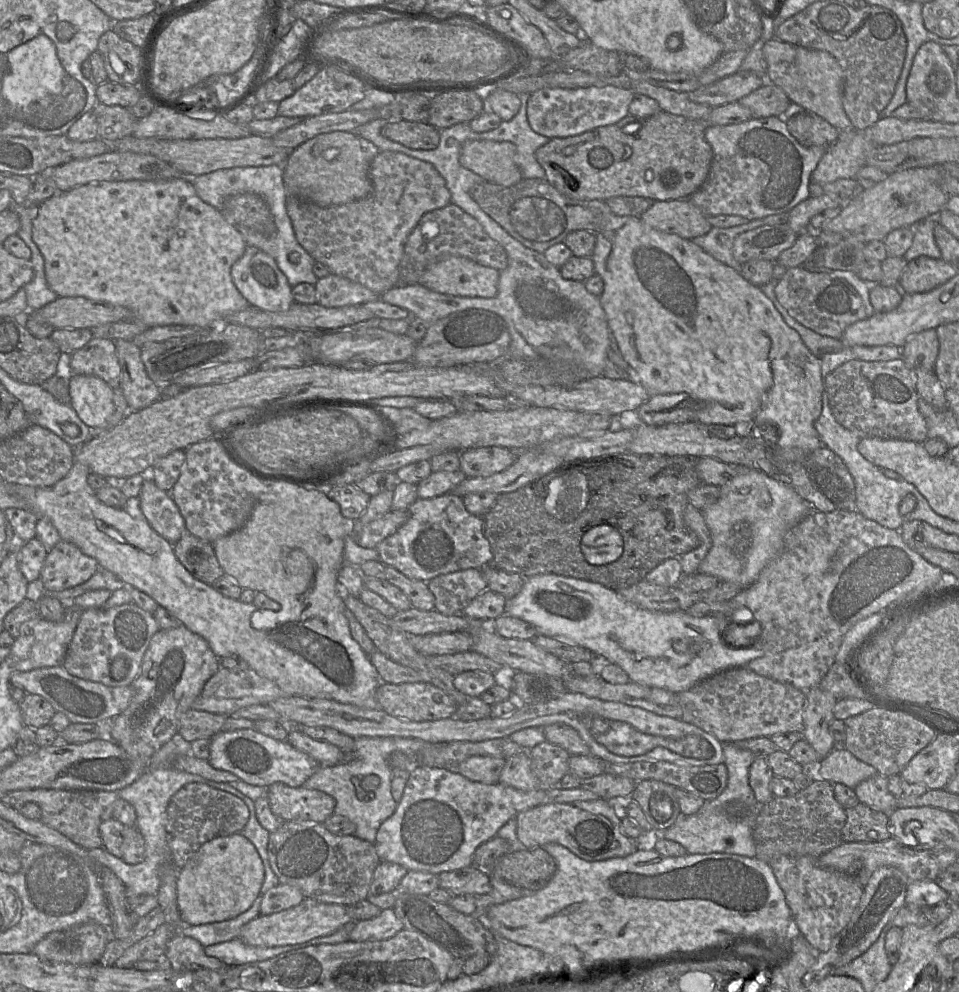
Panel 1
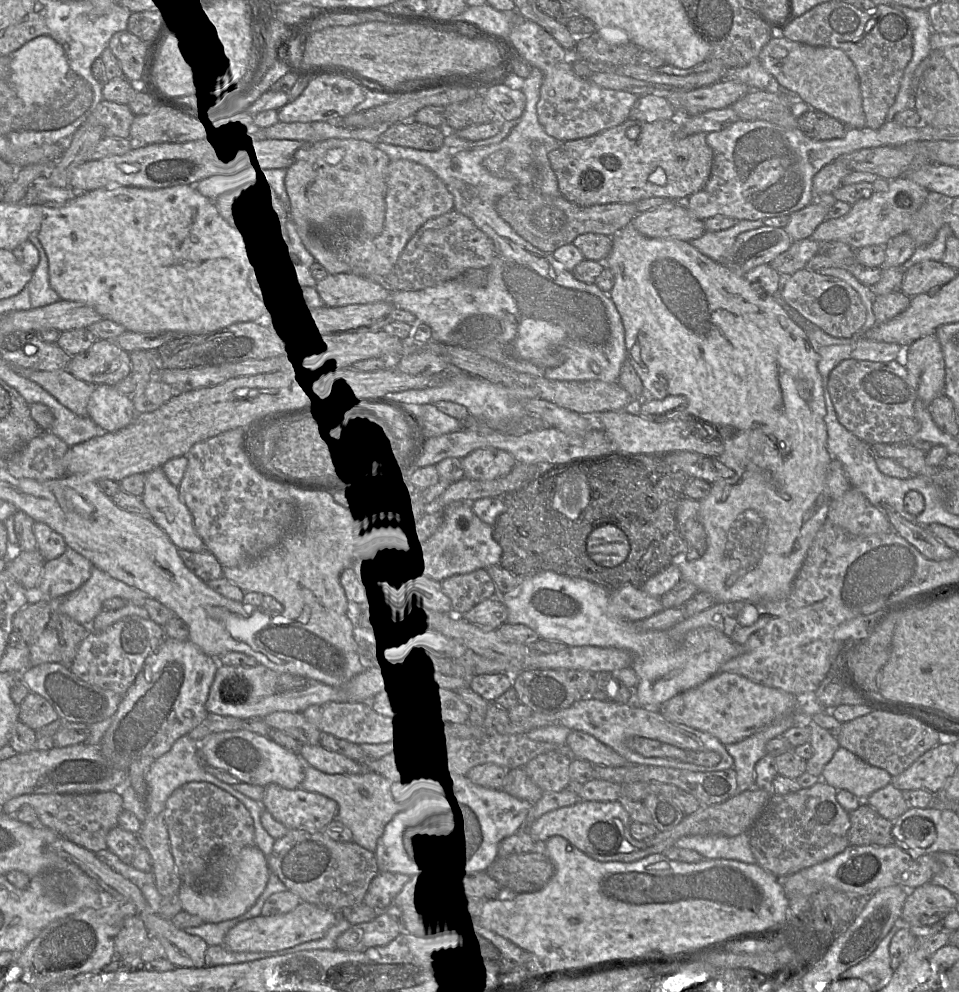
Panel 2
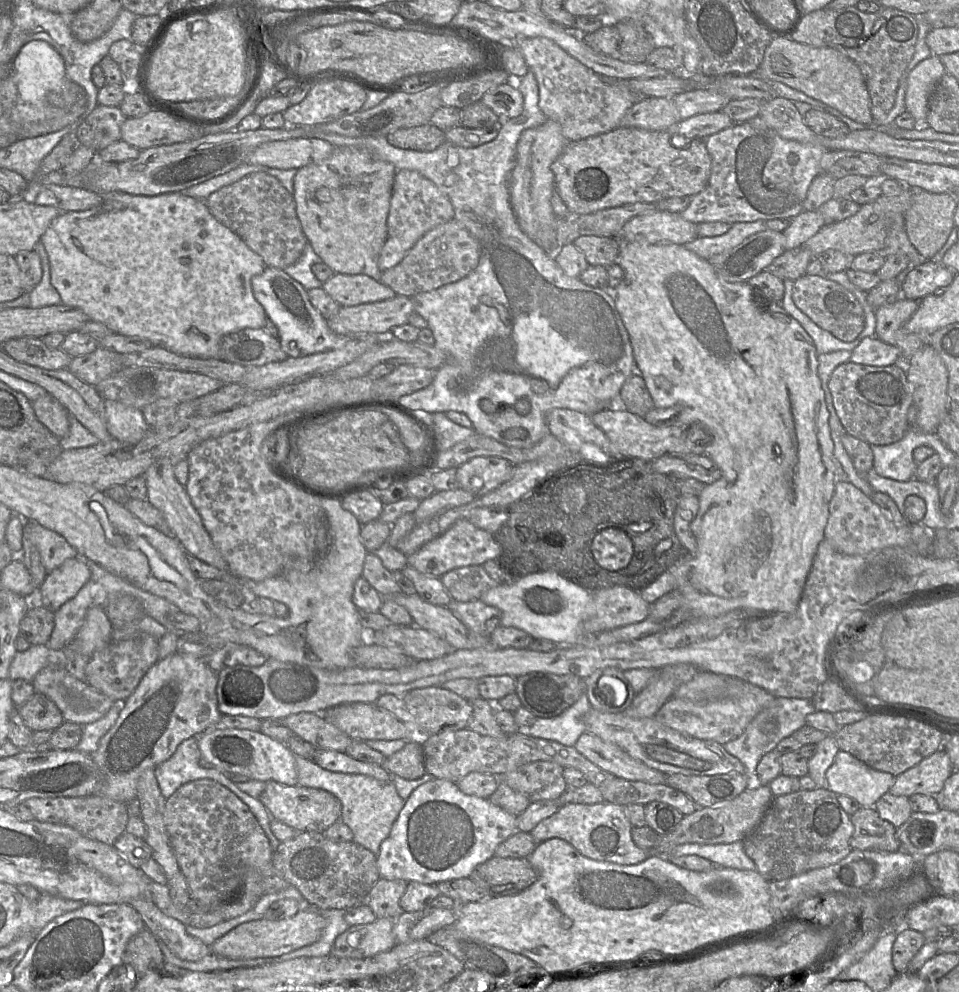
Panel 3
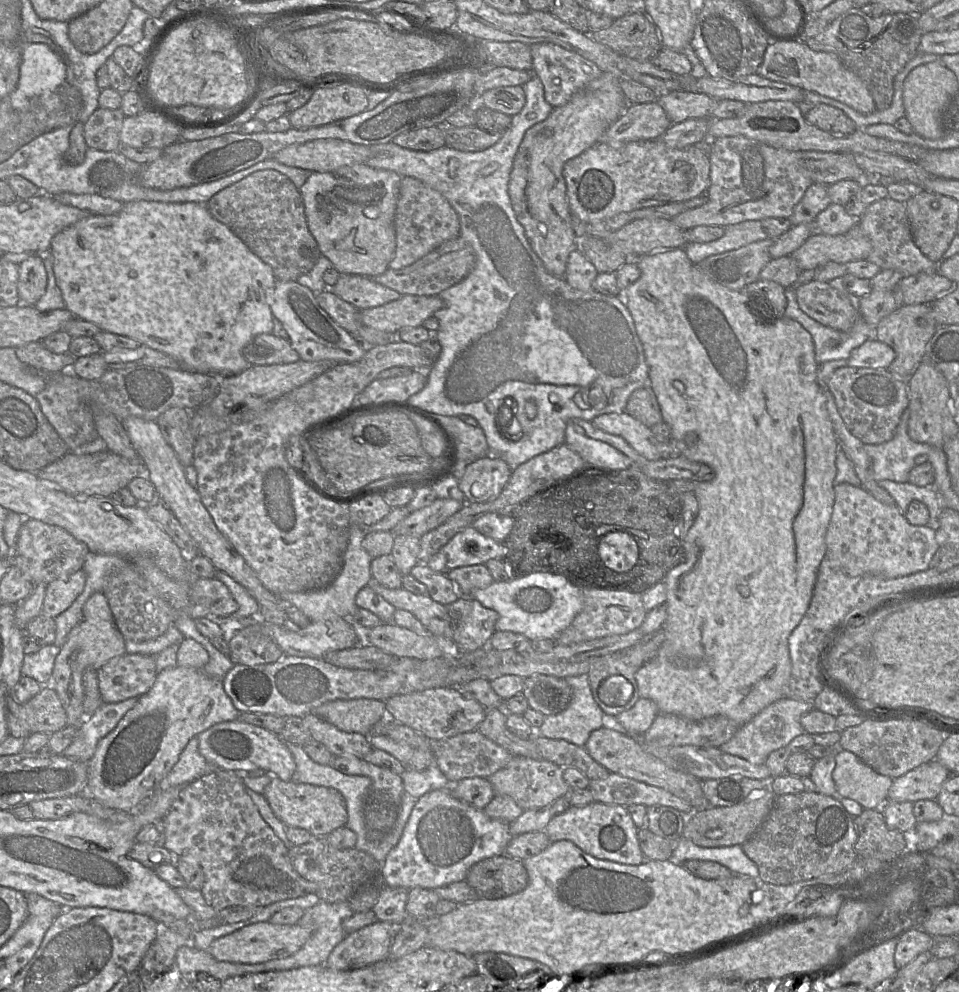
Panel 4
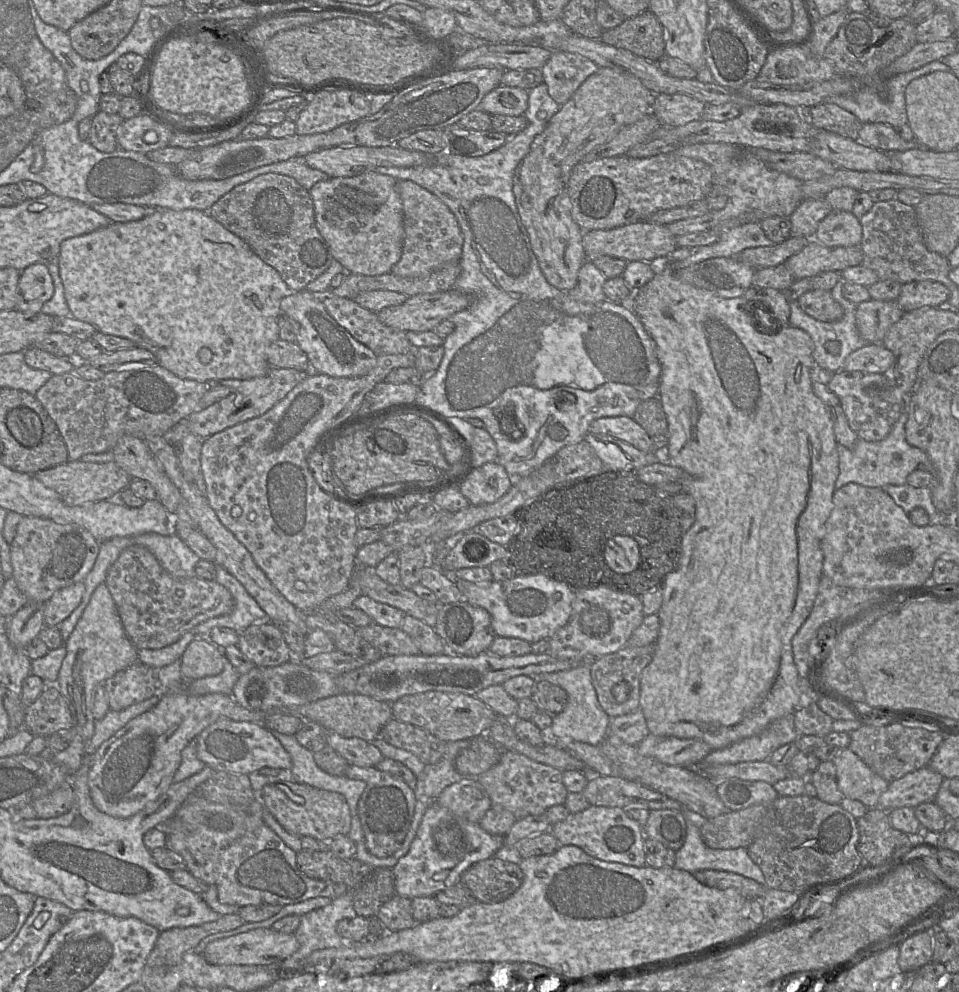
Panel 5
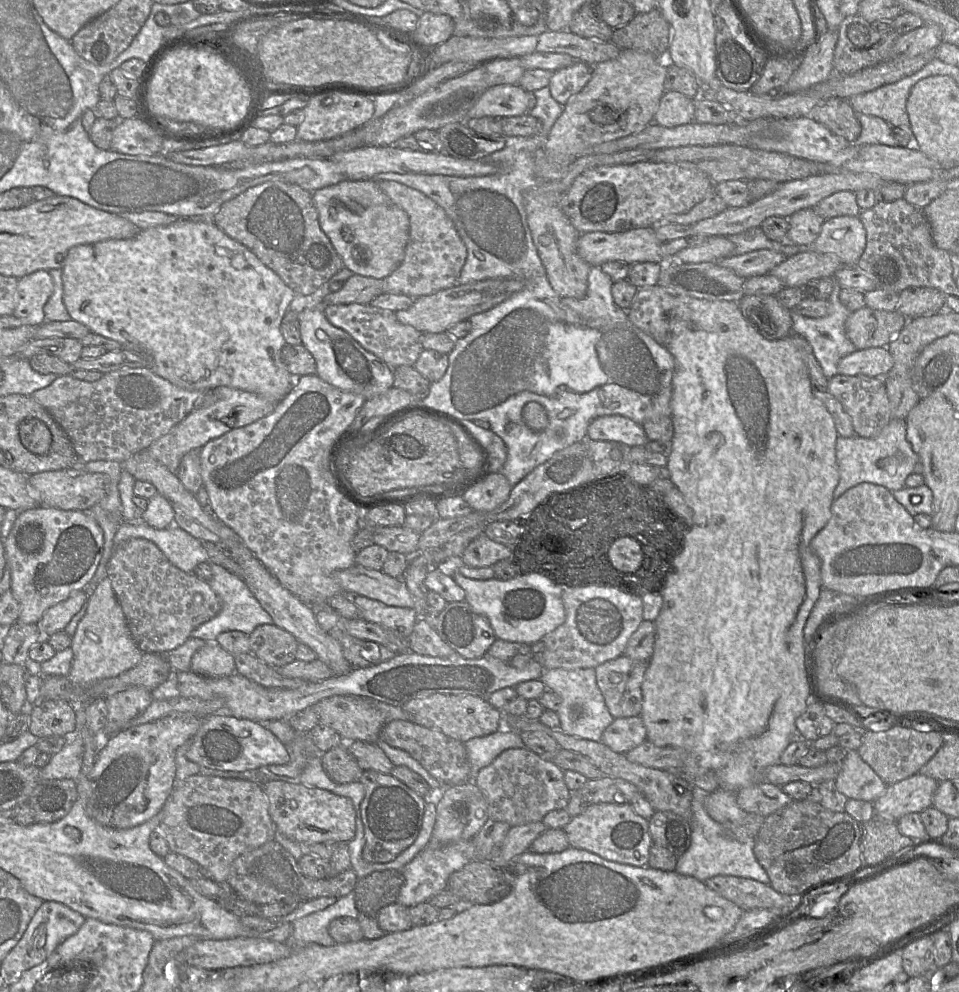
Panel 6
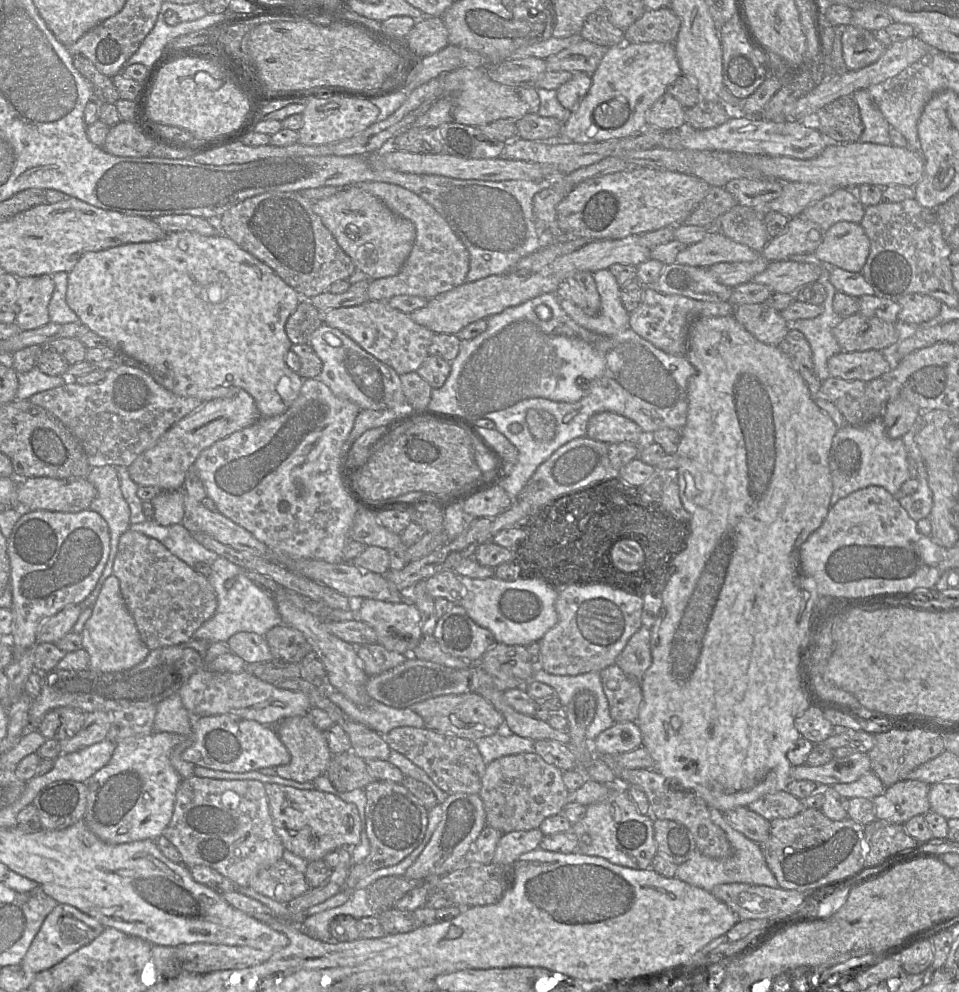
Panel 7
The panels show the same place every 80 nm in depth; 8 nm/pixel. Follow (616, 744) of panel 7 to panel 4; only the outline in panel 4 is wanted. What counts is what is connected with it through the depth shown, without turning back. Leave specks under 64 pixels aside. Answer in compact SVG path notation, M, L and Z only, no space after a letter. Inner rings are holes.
M640 697L633 707L618 714L615 720L622 726L625 734L638 737L649 730L657 714L657 705Z

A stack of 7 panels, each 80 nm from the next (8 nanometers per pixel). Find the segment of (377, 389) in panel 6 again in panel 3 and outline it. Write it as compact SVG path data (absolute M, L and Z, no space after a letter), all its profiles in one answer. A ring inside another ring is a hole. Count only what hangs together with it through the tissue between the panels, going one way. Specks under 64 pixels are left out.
M266 267L264 271L251 280L255 299L264 308L269 320L279 331L278 340L282 350L289 357L304 357L341 348L345 338L335 334L328 326L327 320L311 304L307 290L282 269Z

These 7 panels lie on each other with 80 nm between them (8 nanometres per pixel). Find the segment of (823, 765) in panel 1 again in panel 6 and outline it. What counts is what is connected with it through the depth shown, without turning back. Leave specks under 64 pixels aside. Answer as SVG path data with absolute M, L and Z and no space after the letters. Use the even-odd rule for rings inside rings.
M849 750L840 763L836 787L848 799L874 802L888 785L861 758L857 750Z

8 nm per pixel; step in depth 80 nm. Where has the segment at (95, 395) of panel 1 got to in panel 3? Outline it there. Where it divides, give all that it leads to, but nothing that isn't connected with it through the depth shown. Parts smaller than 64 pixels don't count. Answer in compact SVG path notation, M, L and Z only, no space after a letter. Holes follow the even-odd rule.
M104 400L104 405L107 429L114 439L135 445L150 429L140 409L114 400Z

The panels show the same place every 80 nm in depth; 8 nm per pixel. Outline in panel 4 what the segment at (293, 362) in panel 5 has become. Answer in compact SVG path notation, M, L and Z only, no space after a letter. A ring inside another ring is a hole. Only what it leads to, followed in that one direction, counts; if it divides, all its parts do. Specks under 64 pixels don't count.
M261 333L244 348L243 355L251 365L288 364L298 361L298 352L289 340Z

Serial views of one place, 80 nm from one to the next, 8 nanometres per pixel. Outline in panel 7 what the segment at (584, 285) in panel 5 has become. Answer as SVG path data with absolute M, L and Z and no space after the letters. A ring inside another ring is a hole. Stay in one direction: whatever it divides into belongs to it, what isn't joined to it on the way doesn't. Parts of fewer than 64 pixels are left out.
M608 269L593 273L601 299L601 311L597 316L587 315L573 302L560 299L561 308L580 326L595 333L612 336L630 328L630 314L620 298L620 285Z

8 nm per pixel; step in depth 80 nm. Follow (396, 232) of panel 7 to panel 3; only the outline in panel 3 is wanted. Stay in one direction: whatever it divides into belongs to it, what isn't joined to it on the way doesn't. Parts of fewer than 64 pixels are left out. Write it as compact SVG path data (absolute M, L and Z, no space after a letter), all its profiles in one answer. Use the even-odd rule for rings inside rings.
M352 146L335 147L333 153L322 162L310 163L297 169L297 173L293 181L293 196L296 202L296 212L300 220L302 230L314 252L322 259L322 262L328 265L335 273L367 275L377 281L380 281L382 271L378 267L378 259L388 235L387 218L396 171L397 169L393 164L377 160L367 151Z

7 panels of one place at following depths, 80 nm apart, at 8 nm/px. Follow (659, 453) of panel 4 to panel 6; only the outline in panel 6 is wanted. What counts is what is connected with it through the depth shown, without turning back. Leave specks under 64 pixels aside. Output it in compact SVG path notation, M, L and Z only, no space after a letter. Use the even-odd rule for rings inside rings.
M622 415L595 418L588 426L587 438L620 442L630 447L645 447L649 442L642 425Z

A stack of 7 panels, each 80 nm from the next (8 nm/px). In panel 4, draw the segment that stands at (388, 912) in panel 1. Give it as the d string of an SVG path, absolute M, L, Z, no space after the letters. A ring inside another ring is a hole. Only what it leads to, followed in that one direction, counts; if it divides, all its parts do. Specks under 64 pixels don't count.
M377 921L347 934L332 950L325 965L333 970L348 971L387 960L394 927L388 922Z

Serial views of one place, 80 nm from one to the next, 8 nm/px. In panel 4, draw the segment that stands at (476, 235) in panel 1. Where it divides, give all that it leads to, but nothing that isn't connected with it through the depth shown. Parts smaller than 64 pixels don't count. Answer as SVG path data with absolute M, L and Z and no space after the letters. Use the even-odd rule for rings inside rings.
M458 236L444 242L413 264L398 270L388 268L373 279L401 295L438 295L467 277L473 270L475 261L476 257L472 247L461 236Z

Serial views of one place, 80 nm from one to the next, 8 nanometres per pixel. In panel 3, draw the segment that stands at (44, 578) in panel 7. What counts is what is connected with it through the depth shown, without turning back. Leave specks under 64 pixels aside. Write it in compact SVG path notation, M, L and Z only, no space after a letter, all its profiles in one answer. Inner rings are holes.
M24 520L23 535L39 551L47 574L61 566L66 560L79 555L63 536L36 521Z

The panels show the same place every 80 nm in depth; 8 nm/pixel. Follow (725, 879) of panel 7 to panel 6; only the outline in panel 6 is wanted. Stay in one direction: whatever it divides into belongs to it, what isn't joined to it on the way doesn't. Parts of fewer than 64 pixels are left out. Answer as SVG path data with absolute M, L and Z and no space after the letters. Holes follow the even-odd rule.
M708 771L693 781L692 815L688 820L691 830L691 843L688 850L677 857L675 871L681 875L694 877L702 882L711 877L722 875L750 878L770 885L767 872L755 857L754 842L739 842L727 837L723 825L714 821L707 814L704 808L705 799L718 788L718 776L714 771Z

